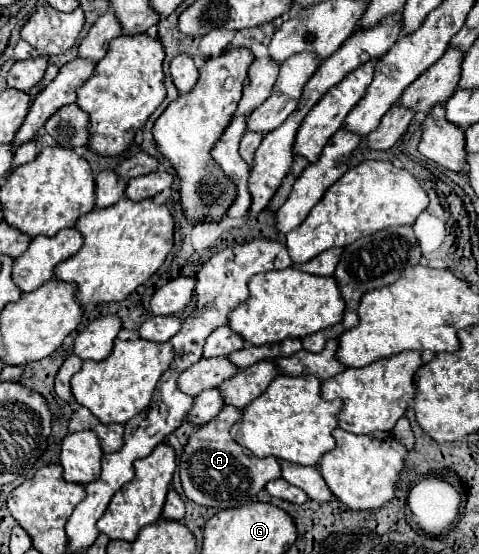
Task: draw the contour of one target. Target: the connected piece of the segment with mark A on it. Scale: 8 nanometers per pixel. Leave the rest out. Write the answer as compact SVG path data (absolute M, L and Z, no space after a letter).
M226 405L220 415L208 425L202 425L190 435L182 455L180 455L180 479L188 499L198 505L208 505L216 509L230 509L238 505L248 505L260 489L272 479L280 479L280 465L274 457L258 459L246 447L240 447L230 437L230 427L242 417L242 409Z

